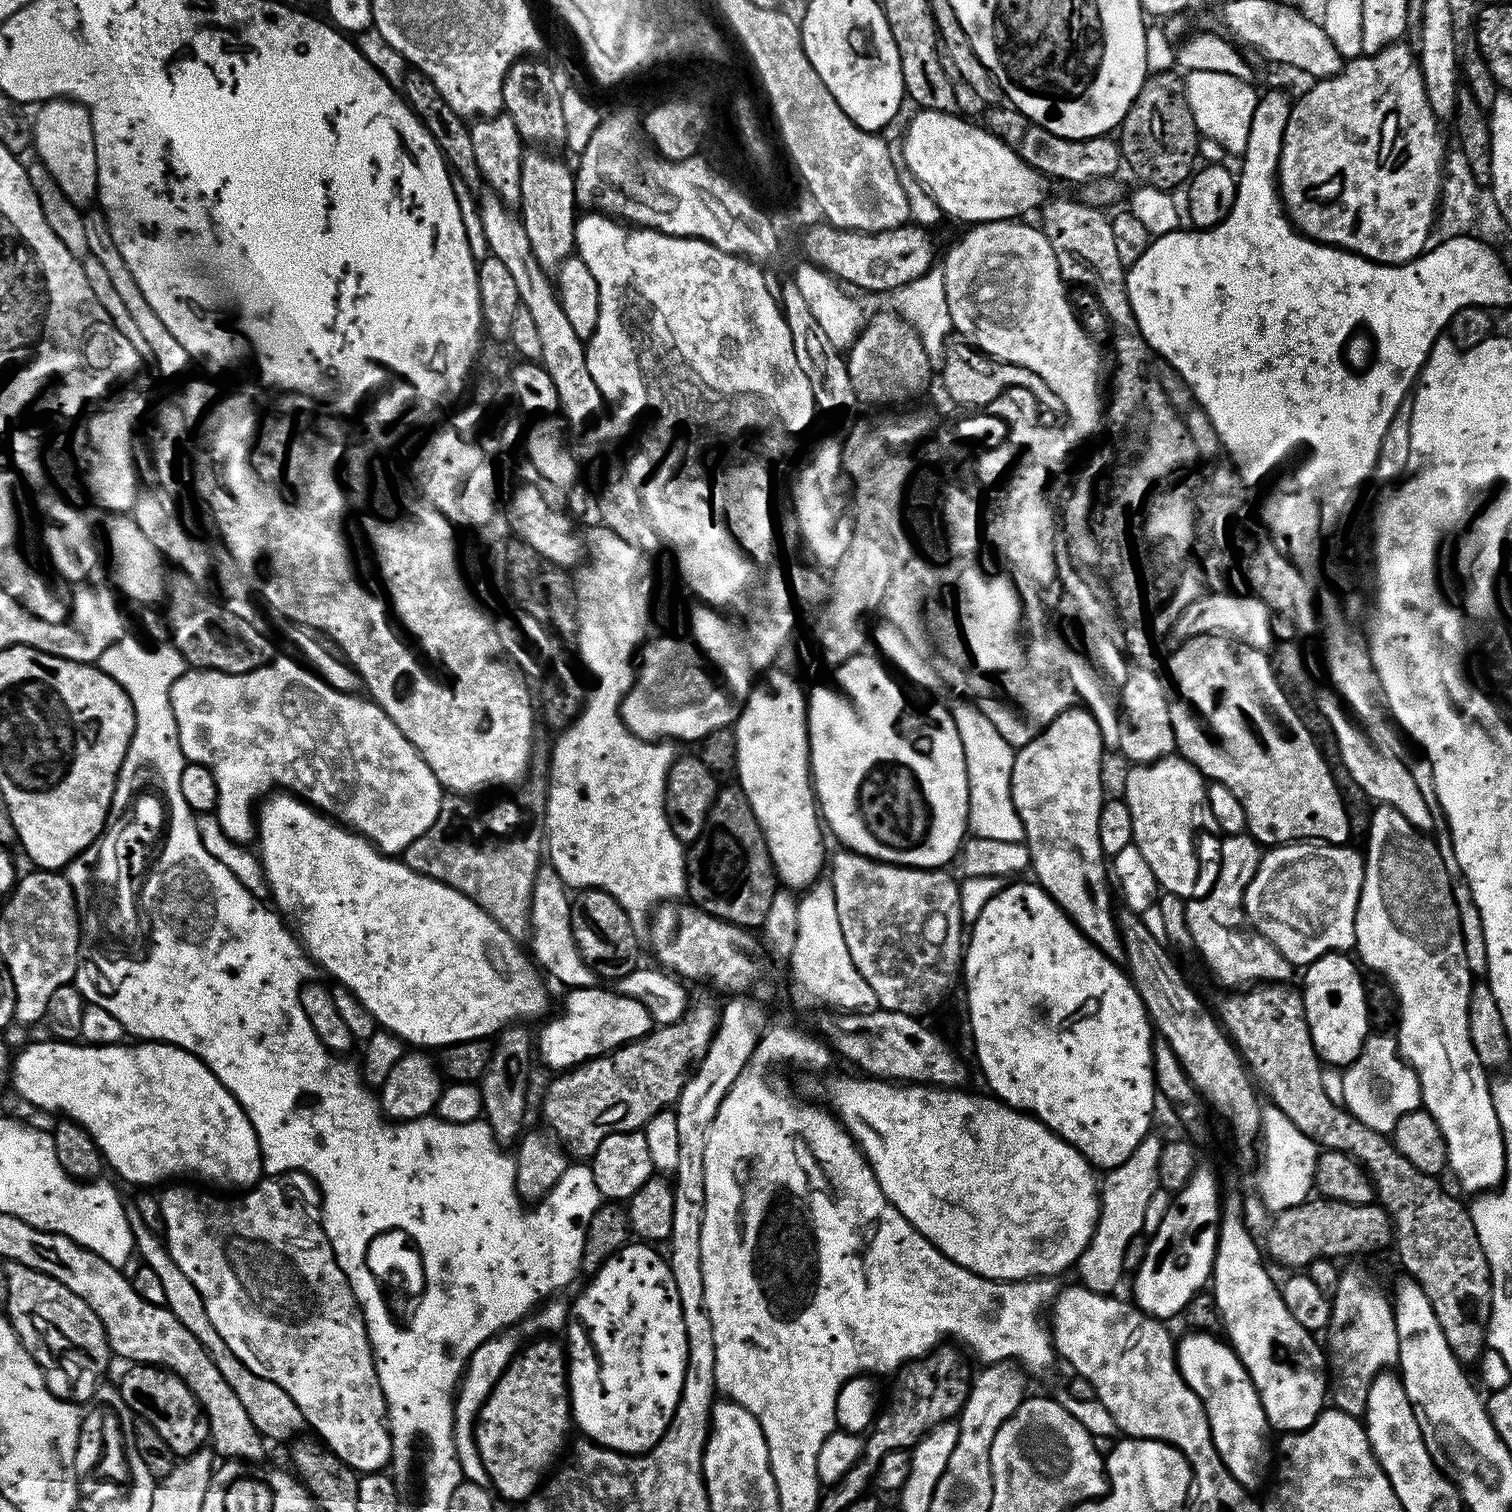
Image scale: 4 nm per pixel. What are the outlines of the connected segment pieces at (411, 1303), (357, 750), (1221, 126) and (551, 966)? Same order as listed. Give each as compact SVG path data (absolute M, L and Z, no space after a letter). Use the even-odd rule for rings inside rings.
M400 1225L381 1228L372 1233L364 1246L363 1265L365 1272L373 1278L372 1284L375 1285L380 1303L383 1303L388 1323L393 1323L400 1329L411 1328L409 1321L416 1315L416 1307L419 1307L416 1298L425 1288L425 1270L416 1238L408 1229L400 1228ZM406 1296L409 1296L409 1300L402 1299Z
M273 659L271 664L263 664L253 672L243 672L242 674L211 670L185 670L172 684L172 709L178 722L178 742L184 751L185 761L206 766L214 774L214 782L218 786L216 812L234 814L234 810L242 810L242 814L254 814L254 805L261 799L261 796L258 794L256 778L254 778L250 766L269 766L272 774L288 774L288 782L294 784L295 795L305 800L314 798L314 806L317 809L326 806L326 814L333 820L339 822L341 818L346 818L346 822L348 820L358 822L360 832L366 830L364 837L381 852L403 854L406 846L410 846L410 842L414 842L414 838L418 838L418 834L426 834L426 830L430 830L430 826L434 826L434 822L442 814L442 808L440 808L442 789L438 778L434 778L434 770L430 770L430 766L426 766L422 754L418 754L418 750L414 750L414 746L410 746L410 742L404 737L402 730L398 730L398 726L394 726L394 722L390 722L388 715L377 704L372 703L371 699L365 698L363 695L360 695L361 697L351 696L353 694L351 691L332 687L323 676L316 675L311 667L305 666L299 659L296 659L297 661L280 659Z
M1194 70L1185 75L1184 81L1187 101L1201 135L1221 144L1229 155L1243 155L1249 138L1250 121L1259 100L1254 86L1230 74Z
M542 866L536 871L536 881L532 887L532 908L528 912L531 955L549 977L552 975L558 983L565 984L565 989L591 988L597 983L598 977L580 956L572 937L571 908L569 893L562 887L558 874L551 866Z

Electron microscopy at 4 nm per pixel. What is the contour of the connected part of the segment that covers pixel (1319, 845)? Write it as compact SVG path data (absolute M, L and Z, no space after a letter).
M1293 842L1291 844L1278 844L1269 847L1260 857L1260 865L1250 878L1250 886L1246 886L1244 895L1244 914L1247 923L1251 925L1260 935L1265 936L1271 944L1290 962L1293 966L1307 966L1313 964L1318 958L1322 958L1327 952L1351 953L1356 946L1356 911L1362 894L1362 882L1364 881L1364 852L1355 852L1352 846L1343 844L1326 844L1323 842Z

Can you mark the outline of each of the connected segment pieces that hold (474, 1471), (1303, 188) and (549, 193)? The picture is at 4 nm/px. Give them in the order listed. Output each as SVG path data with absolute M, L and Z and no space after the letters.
M519 1327L505 1328L496 1333L468 1359L468 1365L464 1367L464 1375L461 1376L456 1389L456 1403L454 1404L454 1446L458 1454L458 1462L462 1468L464 1480L469 1484L477 1484L487 1489L489 1487L486 1468L482 1466L482 1460L478 1454L476 1445L476 1419L480 1413L480 1407L486 1402L490 1390L498 1382L500 1375L506 1370L506 1366L512 1361L518 1349L521 1347Z
M1397 42L1395 44L1387 44L1382 50L1378 50L1374 54L1369 56L1361 55L1349 59L1347 63L1343 65L1340 72L1333 74L1333 76L1326 77L1324 79L1317 79L1312 85L1313 88L1308 88L1301 94L1297 100L1294 100L1292 109L1288 115L1288 121L1286 122L1286 130L1282 134L1282 154L1280 155L1280 166L1278 169L1278 191L1281 201L1284 205L1284 211L1288 214L1288 219L1292 221L1297 232L1310 237L1311 240L1316 240L1320 244L1330 244L1333 242L1343 242L1342 246L1348 252L1353 252L1359 256L1364 256L1367 260L1373 260L1376 264L1405 264L1408 260L1415 260L1421 252L1424 251L1424 245L1427 240L1427 236L1430 234L1433 225L1437 219L1438 205L1441 201L1441 188L1443 186L1443 180L1445 176L1445 155L1446 147L1444 148L1444 136L1440 133L1441 121L1438 119L1437 109L1434 104L1427 100L1427 92L1423 86L1423 76L1420 73L1420 65L1418 63L1418 56L1415 51L1412 52L1407 48L1407 43Z
M528 150L522 158L520 175L520 202L518 216L523 221L526 235L533 247L534 257L548 274L555 273L566 257L573 255L576 243L578 201L576 177L573 169L567 168L548 150Z

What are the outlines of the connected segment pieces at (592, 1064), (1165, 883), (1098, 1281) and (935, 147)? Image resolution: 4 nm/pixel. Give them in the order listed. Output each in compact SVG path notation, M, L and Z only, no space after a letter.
M708 1000L691 1005L675 1024L653 1027L648 1035L613 1049L607 1055L596 1056L582 1064L561 1071L548 1084L540 1112L549 1124L551 1135L562 1145L563 1151L572 1158L591 1158L598 1150L602 1138L615 1132L639 1132L645 1124L664 1109L671 1109L690 1073L699 1064L710 1046L718 1025L718 1008Z
M1179 754L1163 756L1157 763L1136 766L1131 770L1133 772L1124 780L1122 798L1128 803L1130 822L1133 823L1132 844L1146 858L1147 865L1164 892L1173 892L1176 896L1184 896L1183 898L1204 896L1218 878L1222 839L1221 828L1208 804L1205 777Z
M1157 1155L1131 1156L1116 1168L1109 1169L1103 1176L1098 1195L1100 1198L1099 1218L1096 1220L1095 1232L1086 1250L1074 1265L1077 1281L1084 1288L1095 1293L1109 1295L1116 1290L1122 1276L1126 1252L1134 1236L1143 1228L1148 1208L1155 1192L1159 1191L1157 1182Z
M920 110L902 135L905 164L913 177L932 196L945 217L965 220L965 225L984 224L988 220L1014 220L1023 212L1039 209L1046 199L1045 177L1029 166L1009 144L1004 143L987 127L971 124L960 114Z

